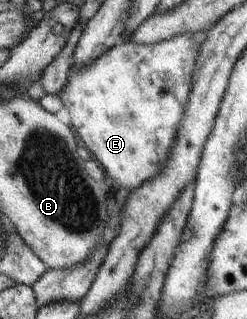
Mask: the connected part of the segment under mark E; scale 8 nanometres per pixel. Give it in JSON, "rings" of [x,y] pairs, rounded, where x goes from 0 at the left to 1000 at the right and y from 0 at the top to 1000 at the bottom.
{"rings":[[[794,107],[717,110],[704,122],[644,129],[636,138],[591,141],[555,138],[518,129],[482,129],[462,138],[437,160],[425,160],[393,188],[368,191],[344,213],[291,204],[275,232],[275,248],[255,282],[239,292],[255,335],[275,342],[287,367],[287,392],[312,408],[332,442],[348,451],[364,486],[397,505],[397,511],[429,530],[429,542],[453,555],[453,583],[486,605],[518,605],[518,599],[551,592],[563,580],[591,574],[628,549],[640,549],[668,520],[680,470],[692,464],[696,445],[709,439],[717,404],[725,401],[733,373],[745,361],[749,329],[761,317],[761,298],[773,288],[777,226],[789,213],[794,188],[806,179],[806,141],[818,138],[794,122]]]}

